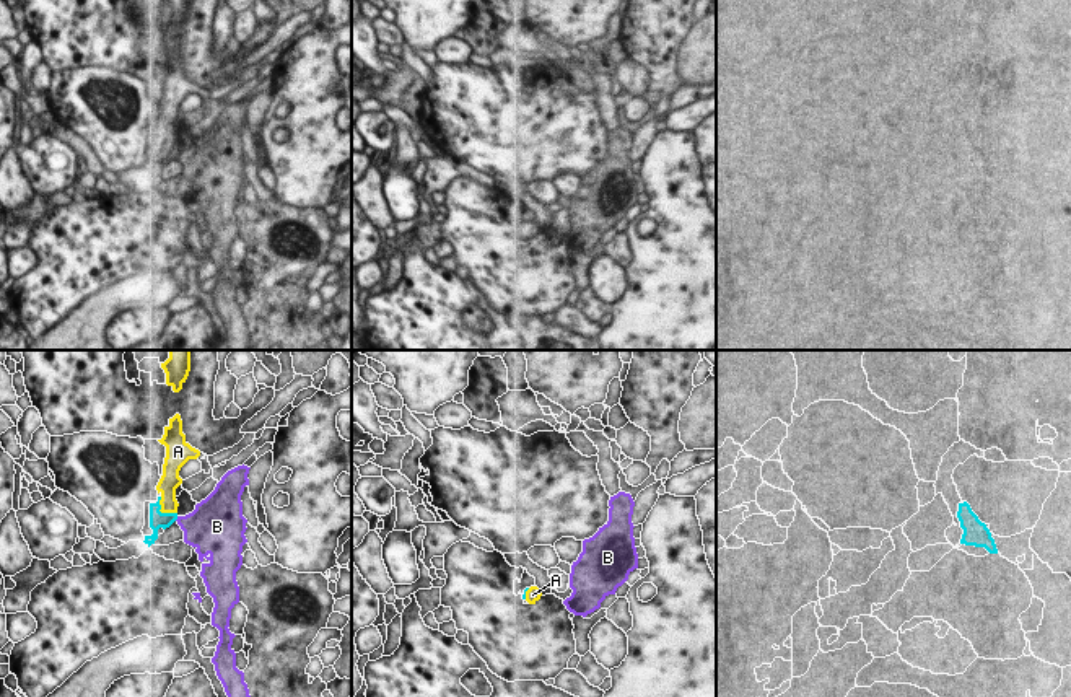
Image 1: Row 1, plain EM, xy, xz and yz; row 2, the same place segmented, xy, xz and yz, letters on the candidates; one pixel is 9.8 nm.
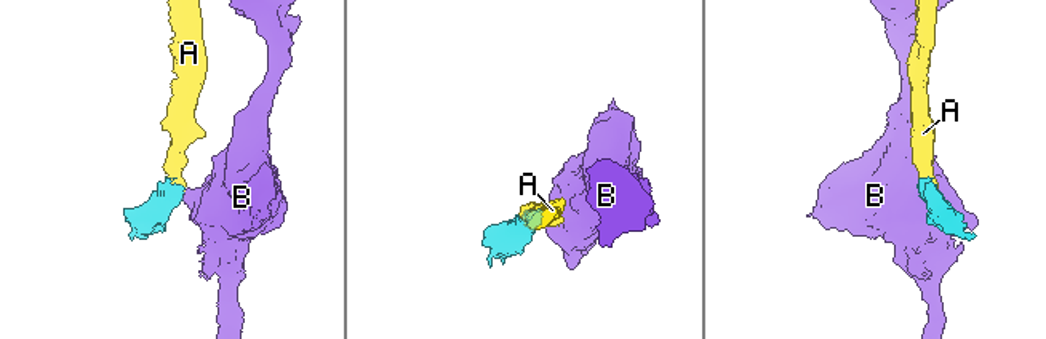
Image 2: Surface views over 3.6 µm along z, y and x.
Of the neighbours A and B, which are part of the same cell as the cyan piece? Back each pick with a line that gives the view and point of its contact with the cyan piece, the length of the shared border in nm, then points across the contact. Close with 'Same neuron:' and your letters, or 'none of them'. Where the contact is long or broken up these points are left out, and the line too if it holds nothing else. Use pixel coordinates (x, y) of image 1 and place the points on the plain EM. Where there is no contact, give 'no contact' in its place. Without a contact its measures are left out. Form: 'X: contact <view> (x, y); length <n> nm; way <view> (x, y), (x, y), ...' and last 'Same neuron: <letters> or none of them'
A: contact xy (160, 147); length 240 nm; way xy (158, 155), (160, 147), (168, 137)
Same neuron: A

